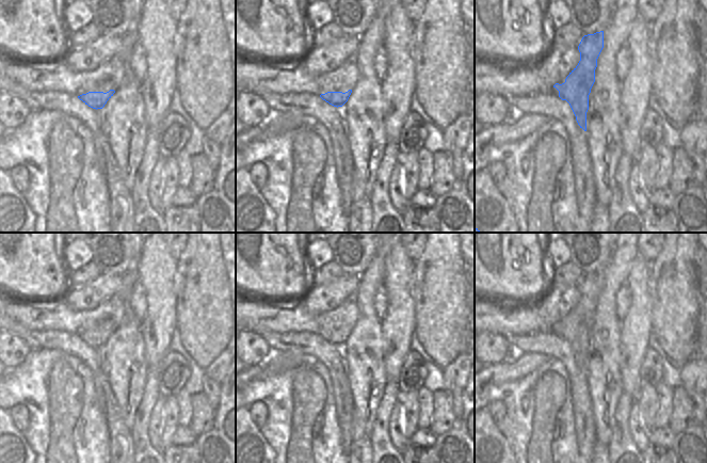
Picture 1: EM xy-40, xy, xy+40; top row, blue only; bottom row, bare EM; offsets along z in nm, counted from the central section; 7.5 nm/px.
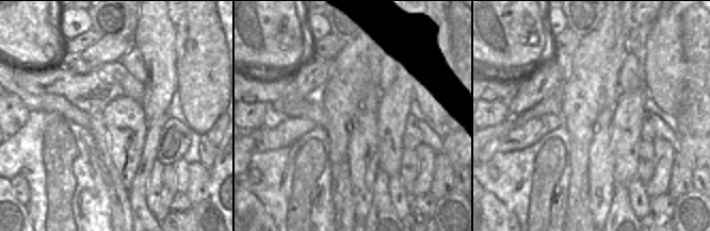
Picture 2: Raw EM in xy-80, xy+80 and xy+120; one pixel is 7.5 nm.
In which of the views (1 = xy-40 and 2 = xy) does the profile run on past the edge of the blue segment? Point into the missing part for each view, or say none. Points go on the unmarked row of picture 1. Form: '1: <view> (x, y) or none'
1: none
2: none

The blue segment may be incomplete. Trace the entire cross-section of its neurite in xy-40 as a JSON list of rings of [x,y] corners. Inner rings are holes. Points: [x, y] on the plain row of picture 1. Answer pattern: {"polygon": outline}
{"polygon": [[[110,329],[107,332],[89,331],[86,333],[82,333],[78,335],[78,337],[89,346],[97,349],[97,348],[102,348],[107,342],[107,340],[113,335],[114,332],[115,332],[114,329]]]}

